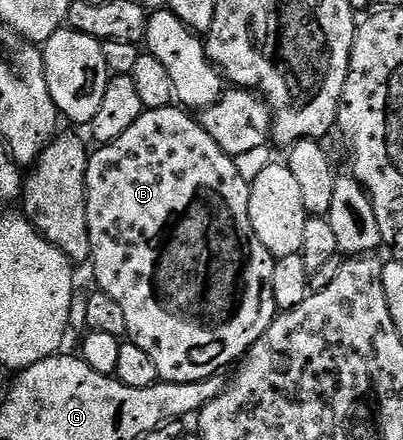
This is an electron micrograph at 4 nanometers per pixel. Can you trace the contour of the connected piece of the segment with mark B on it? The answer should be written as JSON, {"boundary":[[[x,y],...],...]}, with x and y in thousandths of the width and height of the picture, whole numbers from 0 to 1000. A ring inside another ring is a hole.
{"boundary":[[[452,243],[365,248],[352,255],[347,270],[337,270],[337,280],[328,280],[328,289],[318,289],[318,298],[308,298],[308,307],[298,307],[298,316],[278,316],[278,325],[266,330],[243,330],[226,345],[213,400],[218,534],[228,543],[218,602],[233,609],[233,639],[243,645],[236,650],[308,707],[313,766],[377,814],[395,866],[476,870],[533,855],[551,843],[541,839],[558,830],[578,832],[608,811],[635,770],[645,770],[645,761],[655,761],[655,752],[665,752],[677,734],[685,705],[675,680],[675,616],[685,586],[670,577],[665,561],[655,561],[655,552],[645,552],[645,543],[635,543],[635,525],[625,525],[625,498],[615,489],[618,459],[618,418],[596,407],[581,359],[546,343],[546,334],[536,334],[536,316],[506,298],[499,273]]]}

